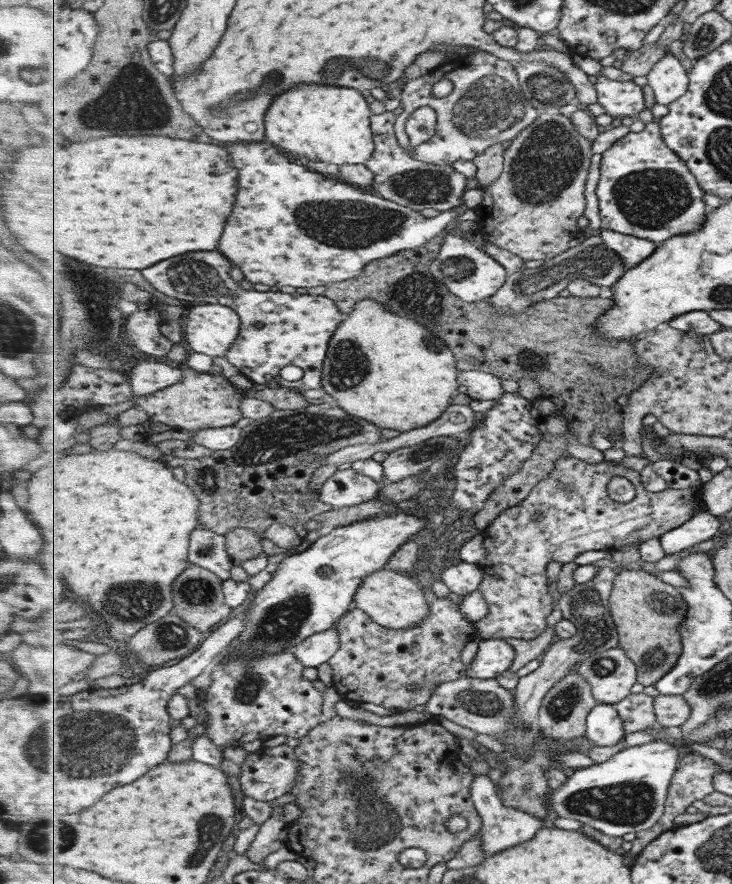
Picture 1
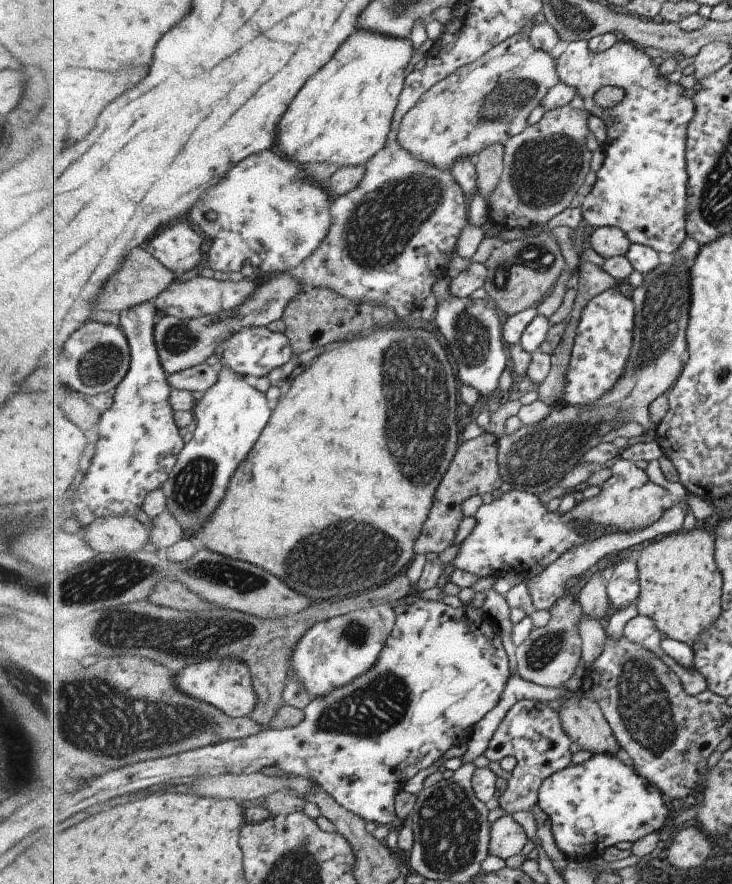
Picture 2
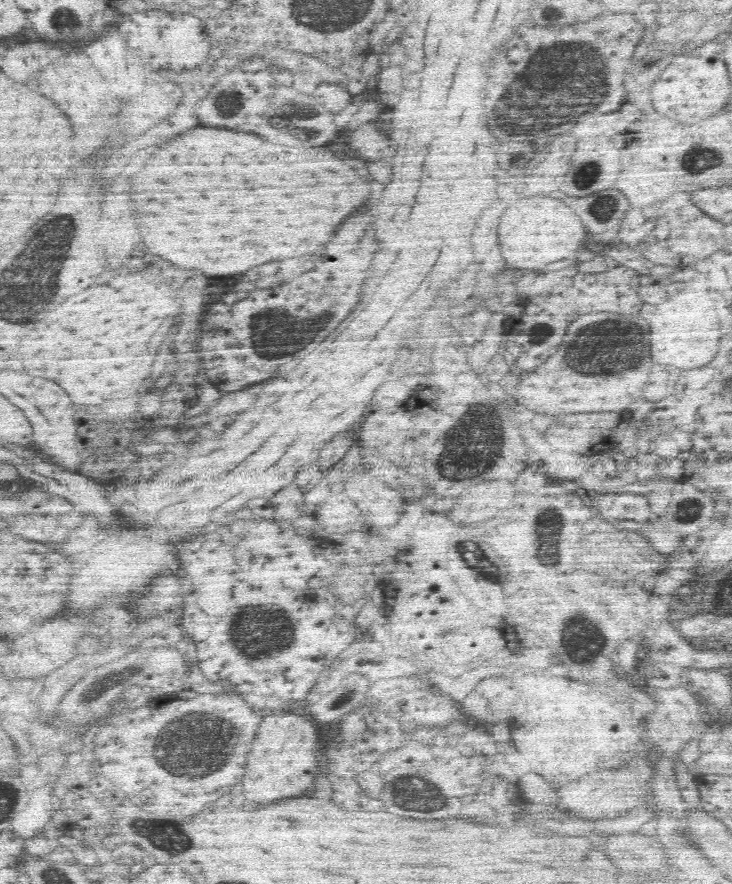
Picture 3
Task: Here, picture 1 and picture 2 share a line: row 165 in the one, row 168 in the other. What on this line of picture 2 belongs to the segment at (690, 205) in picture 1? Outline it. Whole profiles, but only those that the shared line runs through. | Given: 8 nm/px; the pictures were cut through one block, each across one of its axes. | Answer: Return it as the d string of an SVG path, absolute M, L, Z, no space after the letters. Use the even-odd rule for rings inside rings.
M623 40L617 41L617 44L605 52L595 52L591 50L590 43L588 41L575 41L570 42L567 48L562 52L561 56L558 58L559 66L559 76L560 80L569 84L573 88L577 88L577 94L585 99L585 105L590 107L590 111L593 115L599 117L604 121L604 124L607 126L607 141L603 144L603 150L605 153L605 162L601 167L601 170L597 172L596 182L592 191L579 203L581 210L583 212L583 218L589 226L592 226L594 229L603 228L603 227L615 227L620 228L627 234L629 240L632 244L640 244L649 246L653 250L657 250L659 254L664 258L671 258L675 253L679 251L683 242L686 241L688 236L687 232L687 183L690 181L690 174L688 172L687 164L687 139L688 139L688 130L690 129L691 122L695 118L695 100L694 98L686 98L683 96L683 88L678 82L669 82L668 75L662 76L659 75L659 70L657 71L657 66L653 66L653 59L649 58L645 54L642 48L639 48L635 43ZM603 86L618 86L625 91L625 96L623 100L614 107L602 108L597 106L595 102L595 92L599 92Z

